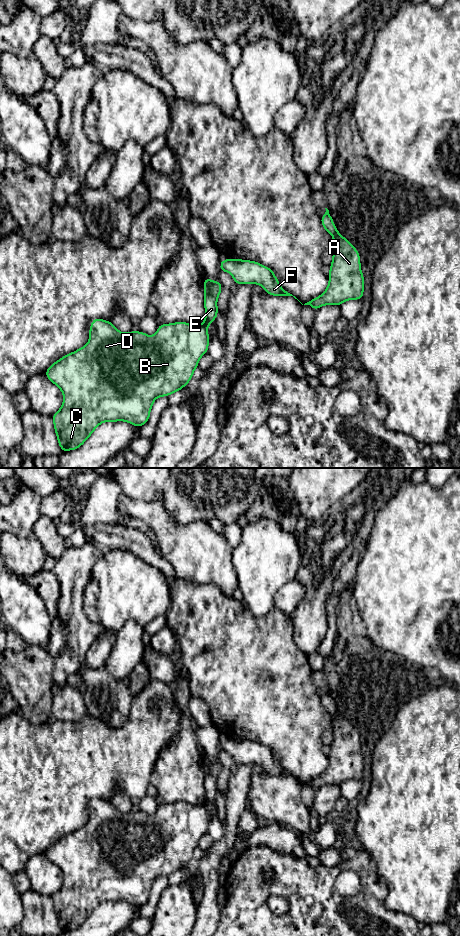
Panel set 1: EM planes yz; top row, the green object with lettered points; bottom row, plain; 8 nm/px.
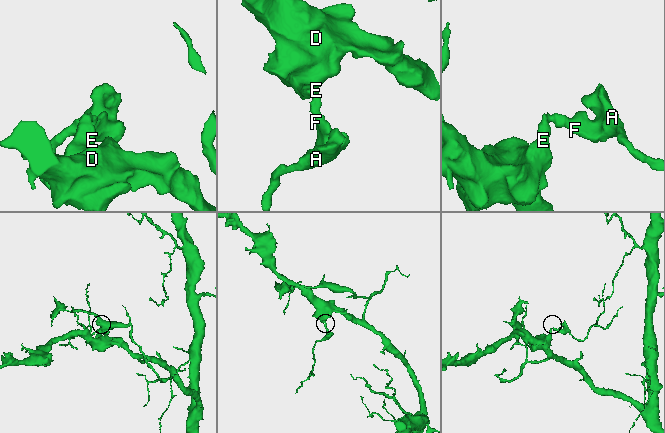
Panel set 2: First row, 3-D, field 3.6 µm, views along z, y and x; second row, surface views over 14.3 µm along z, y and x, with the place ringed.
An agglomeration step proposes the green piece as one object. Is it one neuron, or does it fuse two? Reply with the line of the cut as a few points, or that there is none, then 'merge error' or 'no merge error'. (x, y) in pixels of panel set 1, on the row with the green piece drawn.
no cut | no merge error

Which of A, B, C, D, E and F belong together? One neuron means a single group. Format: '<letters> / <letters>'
A B C D E F

